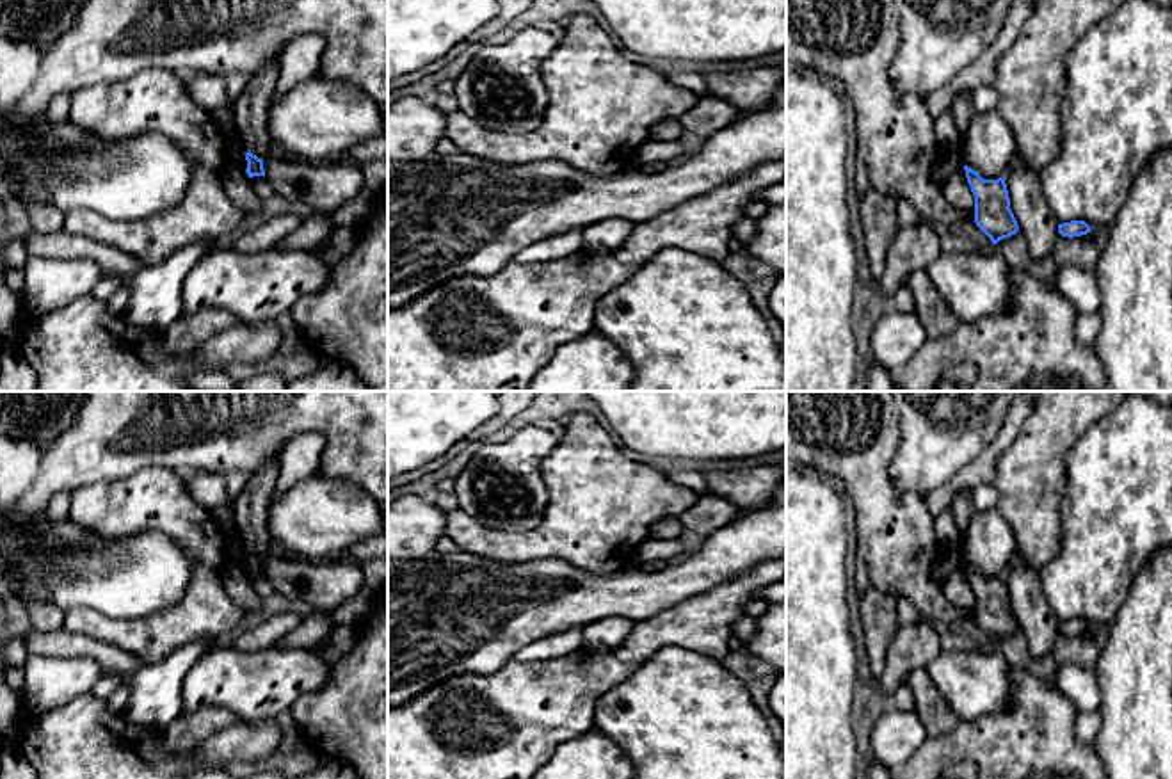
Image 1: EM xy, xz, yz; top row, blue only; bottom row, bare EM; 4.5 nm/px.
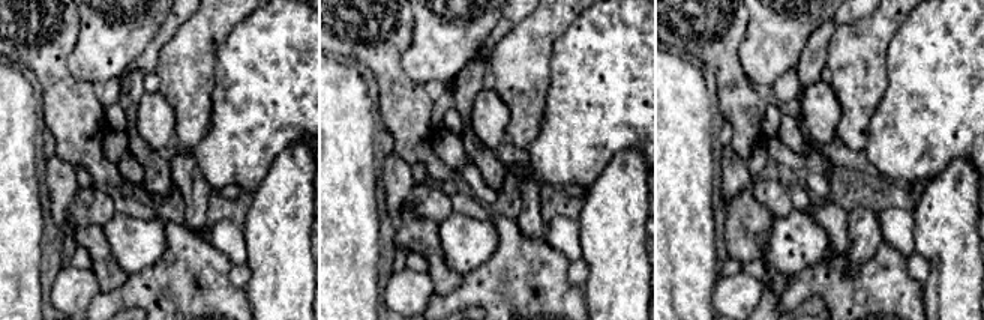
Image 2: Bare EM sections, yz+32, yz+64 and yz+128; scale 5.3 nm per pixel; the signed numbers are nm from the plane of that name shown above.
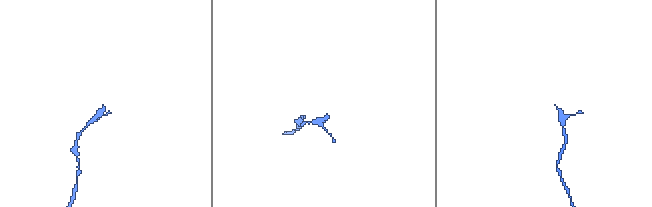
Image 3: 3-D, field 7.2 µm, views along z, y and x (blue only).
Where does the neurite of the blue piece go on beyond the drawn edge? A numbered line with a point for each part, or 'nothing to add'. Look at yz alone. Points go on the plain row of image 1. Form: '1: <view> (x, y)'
nothing to add

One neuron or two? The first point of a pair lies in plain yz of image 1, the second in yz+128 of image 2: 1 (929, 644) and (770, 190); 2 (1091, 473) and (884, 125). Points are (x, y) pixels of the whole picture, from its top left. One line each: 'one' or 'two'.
1: one
2: one

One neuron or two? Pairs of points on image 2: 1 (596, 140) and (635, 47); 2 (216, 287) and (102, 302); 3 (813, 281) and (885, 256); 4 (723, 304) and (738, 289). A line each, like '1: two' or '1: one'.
1: one
2: one
3: one
4: one

